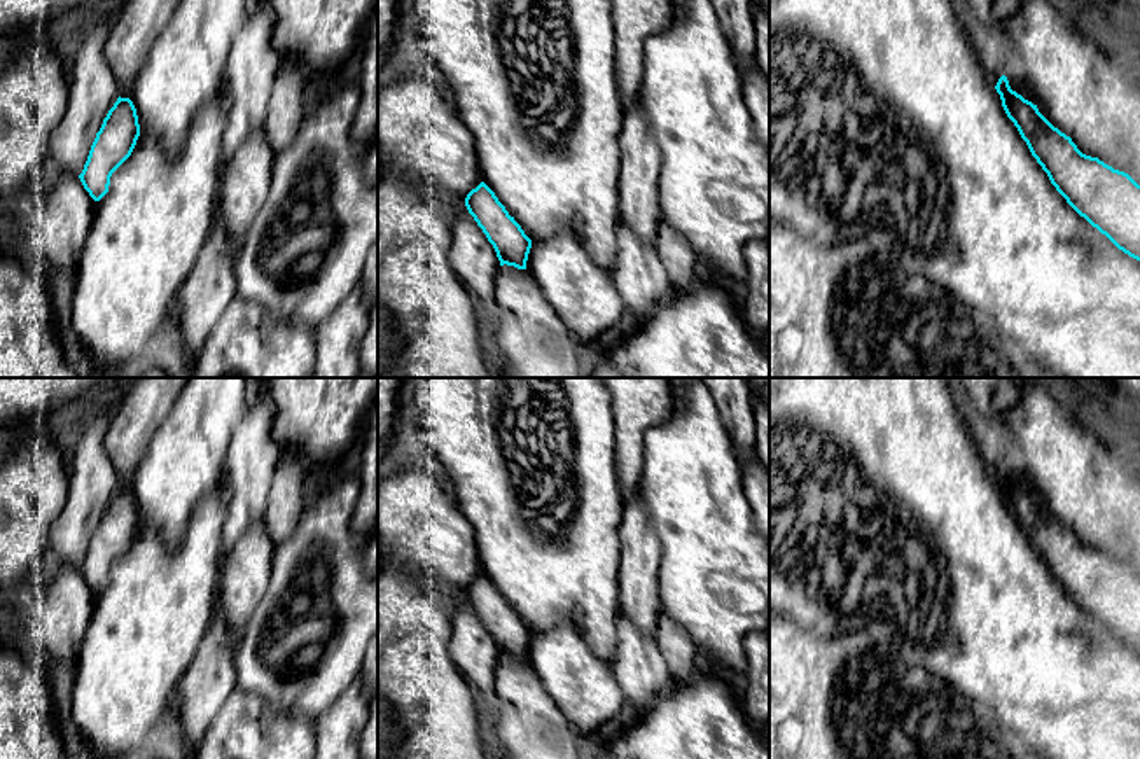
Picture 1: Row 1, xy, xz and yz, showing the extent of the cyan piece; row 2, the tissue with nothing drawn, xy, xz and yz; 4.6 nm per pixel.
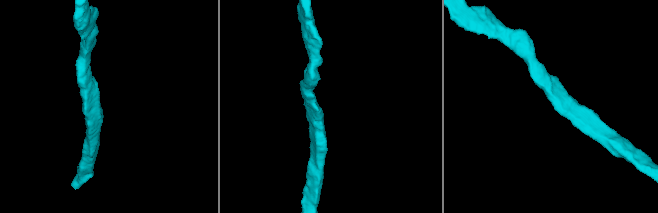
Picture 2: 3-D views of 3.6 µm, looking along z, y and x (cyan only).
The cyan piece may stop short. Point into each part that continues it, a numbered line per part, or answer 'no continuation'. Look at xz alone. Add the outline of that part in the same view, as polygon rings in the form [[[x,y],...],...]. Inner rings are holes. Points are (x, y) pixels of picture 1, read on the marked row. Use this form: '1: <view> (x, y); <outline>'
no continuation

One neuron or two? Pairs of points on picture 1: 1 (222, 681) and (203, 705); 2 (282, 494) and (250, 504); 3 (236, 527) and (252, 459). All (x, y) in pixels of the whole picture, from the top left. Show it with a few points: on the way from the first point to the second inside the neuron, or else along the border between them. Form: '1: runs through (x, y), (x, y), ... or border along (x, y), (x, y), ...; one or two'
1: runs through (217, 686), (203, 700); one
2: border along (280, 460), (261, 520); two
3: runs through (245, 509), (249, 476); one

